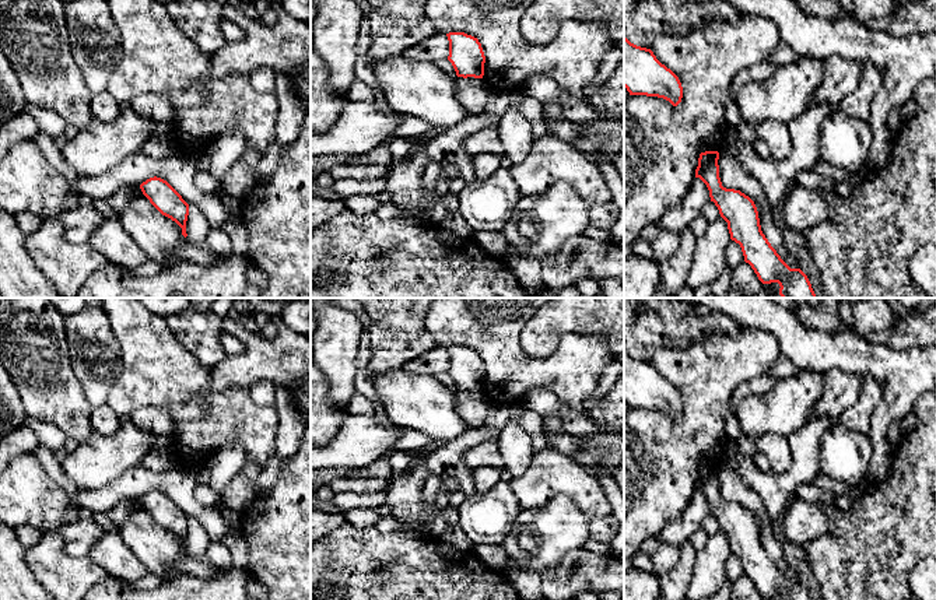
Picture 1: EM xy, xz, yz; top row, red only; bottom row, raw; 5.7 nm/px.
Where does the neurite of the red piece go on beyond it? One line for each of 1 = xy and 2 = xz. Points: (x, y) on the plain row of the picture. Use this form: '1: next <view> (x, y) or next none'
1: next none
2: next none

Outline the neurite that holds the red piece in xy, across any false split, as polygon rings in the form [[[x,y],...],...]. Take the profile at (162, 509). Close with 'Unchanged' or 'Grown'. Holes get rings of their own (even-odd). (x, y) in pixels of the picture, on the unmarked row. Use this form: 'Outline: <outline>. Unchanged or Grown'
Outline: [[[157,490],[143,495],[140,502],[162,529],[171,531],[182,541],[182,548],[186,551],[189,517],[182,509],[166,494]]]. Unchanged

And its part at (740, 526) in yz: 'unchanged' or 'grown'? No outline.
unchanged

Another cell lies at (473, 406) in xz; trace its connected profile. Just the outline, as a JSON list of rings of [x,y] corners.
[[[456,390],[458,413],[469,428],[485,427],[485,418],[492,403],[484,392]]]

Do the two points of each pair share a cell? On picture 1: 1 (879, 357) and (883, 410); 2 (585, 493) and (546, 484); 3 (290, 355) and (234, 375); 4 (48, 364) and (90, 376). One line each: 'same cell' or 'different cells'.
1: same cell
2: same cell
3: same cell
4: different cells

